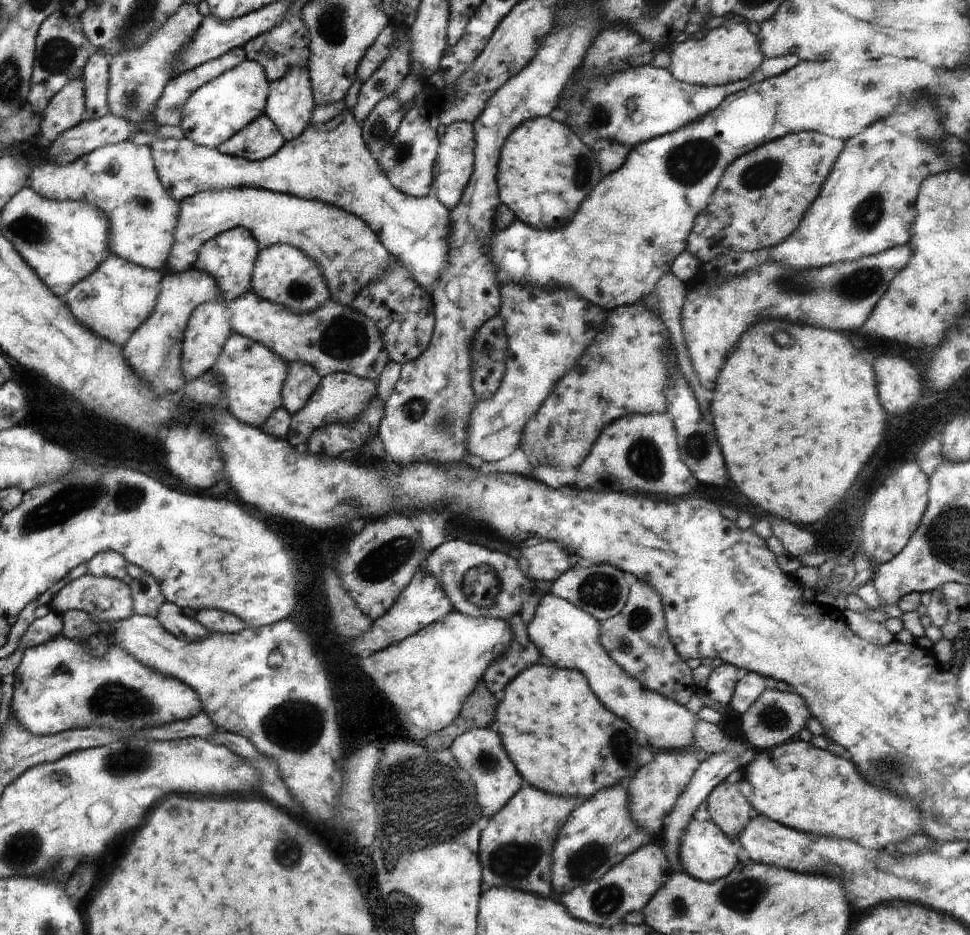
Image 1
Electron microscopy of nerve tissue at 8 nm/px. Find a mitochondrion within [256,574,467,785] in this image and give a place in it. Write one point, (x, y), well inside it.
(295, 724)

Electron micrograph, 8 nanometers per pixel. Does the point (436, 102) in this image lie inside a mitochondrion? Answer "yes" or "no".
no

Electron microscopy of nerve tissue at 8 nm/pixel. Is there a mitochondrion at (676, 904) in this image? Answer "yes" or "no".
yes

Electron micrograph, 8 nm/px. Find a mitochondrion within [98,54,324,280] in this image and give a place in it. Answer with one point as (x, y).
(133, 99)

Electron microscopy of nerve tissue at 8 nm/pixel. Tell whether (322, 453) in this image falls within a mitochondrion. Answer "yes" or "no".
no

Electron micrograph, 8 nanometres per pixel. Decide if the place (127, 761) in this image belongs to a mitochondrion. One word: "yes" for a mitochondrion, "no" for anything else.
yes

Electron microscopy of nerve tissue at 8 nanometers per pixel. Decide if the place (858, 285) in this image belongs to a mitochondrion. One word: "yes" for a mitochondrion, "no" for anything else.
yes

